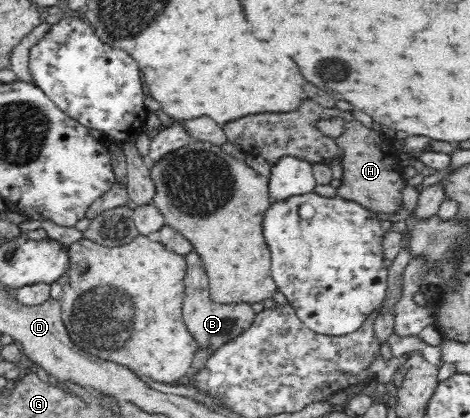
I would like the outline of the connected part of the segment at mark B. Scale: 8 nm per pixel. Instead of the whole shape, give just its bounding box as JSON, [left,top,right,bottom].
[183,252,256,351]

